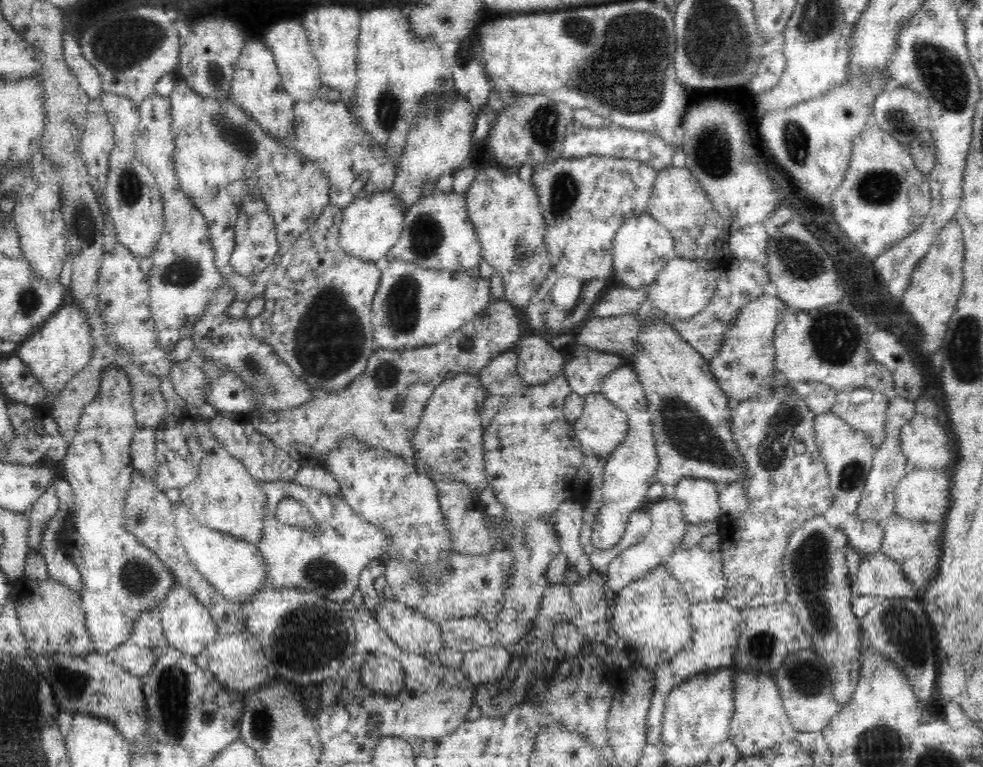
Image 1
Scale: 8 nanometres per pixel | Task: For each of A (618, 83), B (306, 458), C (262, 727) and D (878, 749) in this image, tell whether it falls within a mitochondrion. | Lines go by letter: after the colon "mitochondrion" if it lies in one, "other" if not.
A: mitochondrion
B: other
C: mitochondrion
D: mitochondrion

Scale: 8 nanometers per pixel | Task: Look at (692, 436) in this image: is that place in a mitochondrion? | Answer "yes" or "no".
yes

